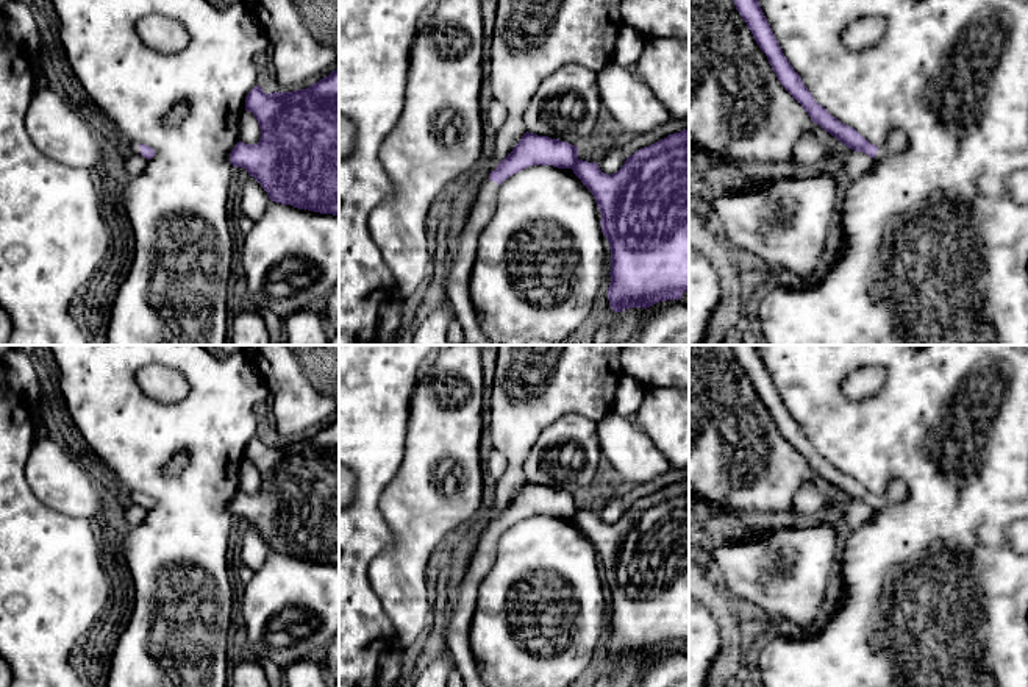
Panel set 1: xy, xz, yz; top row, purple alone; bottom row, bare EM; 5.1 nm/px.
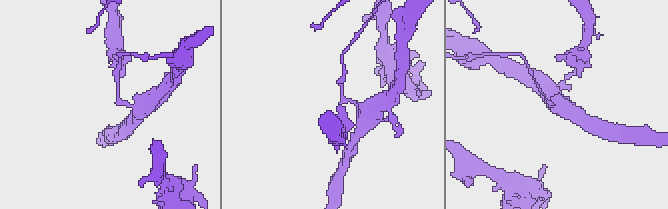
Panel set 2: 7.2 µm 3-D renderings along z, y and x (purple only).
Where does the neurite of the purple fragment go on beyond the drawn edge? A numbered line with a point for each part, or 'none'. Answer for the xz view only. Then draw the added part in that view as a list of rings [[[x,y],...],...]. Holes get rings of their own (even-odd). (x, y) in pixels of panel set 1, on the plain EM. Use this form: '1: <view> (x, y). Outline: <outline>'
1: xz (455, 628). Outline: [[[491,529],[473,534],[473,543],[466,561],[466,573],[459,579],[458,601],[445,614],[441,629],[441,645],[462,676],[464,687],[487,687],[478,673],[469,643],[469,632],[477,610],[477,590],[483,576],[494,567],[498,554],[498,534]]]

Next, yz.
1: yz (897, 492). Outline: [[[892,479],[889,482],[887,492],[878,497],[875,509],[884,506],[894,506],[908,501],[908,489],[901,479]]]

